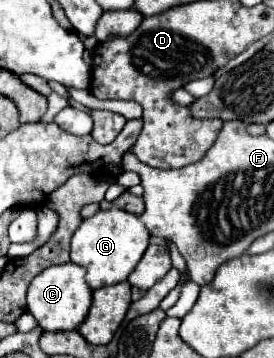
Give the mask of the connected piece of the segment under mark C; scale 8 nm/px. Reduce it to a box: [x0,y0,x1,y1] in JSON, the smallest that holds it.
[26,263,92,331]

